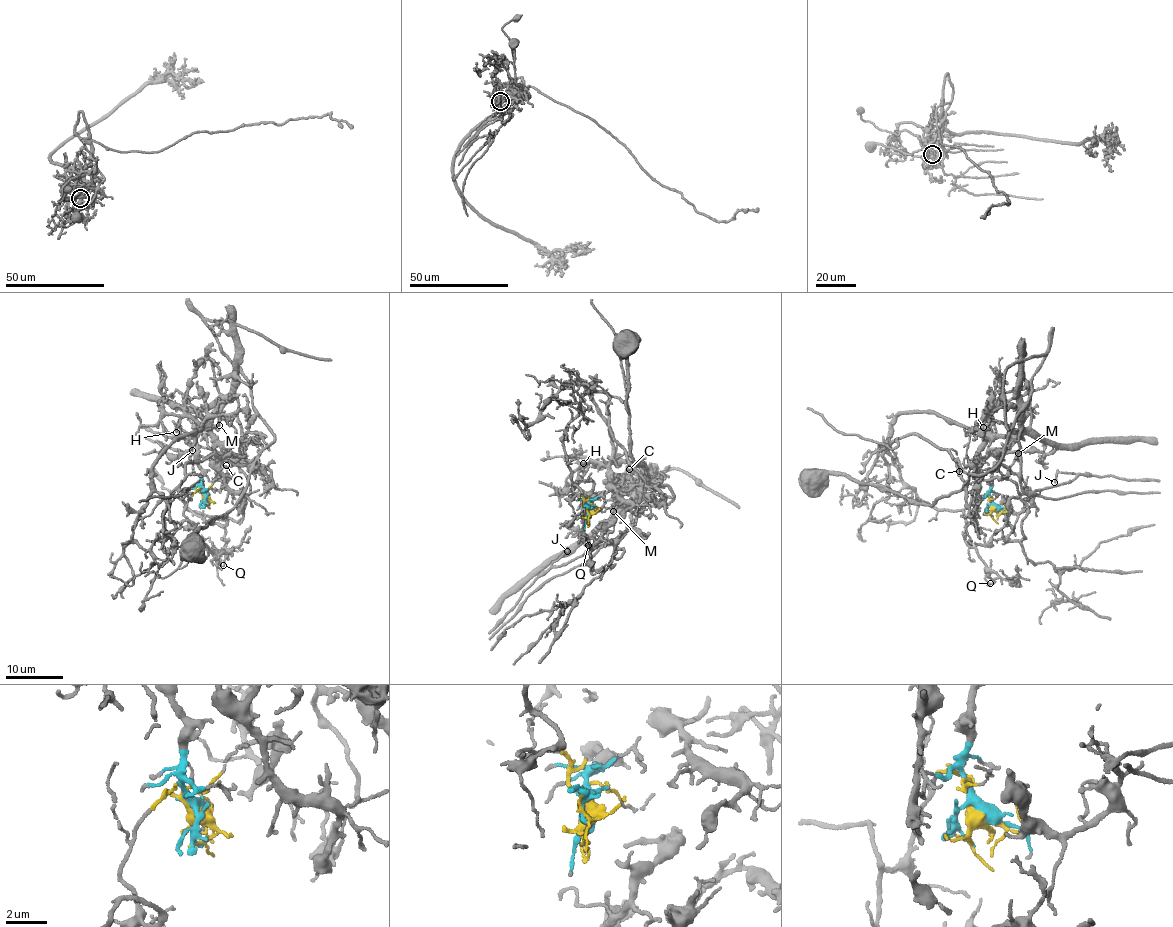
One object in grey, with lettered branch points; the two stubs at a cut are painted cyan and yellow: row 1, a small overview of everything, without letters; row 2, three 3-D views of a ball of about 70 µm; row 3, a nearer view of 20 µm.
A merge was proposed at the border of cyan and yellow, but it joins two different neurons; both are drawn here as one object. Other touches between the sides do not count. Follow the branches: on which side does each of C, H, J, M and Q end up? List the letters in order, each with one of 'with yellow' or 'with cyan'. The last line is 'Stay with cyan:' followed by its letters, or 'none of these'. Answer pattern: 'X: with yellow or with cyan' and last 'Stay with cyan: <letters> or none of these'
C: with yellow
H: with cyan
J: with cyan
M: with cyan
Q: with yellow
Stay with cyan: H, J, M

